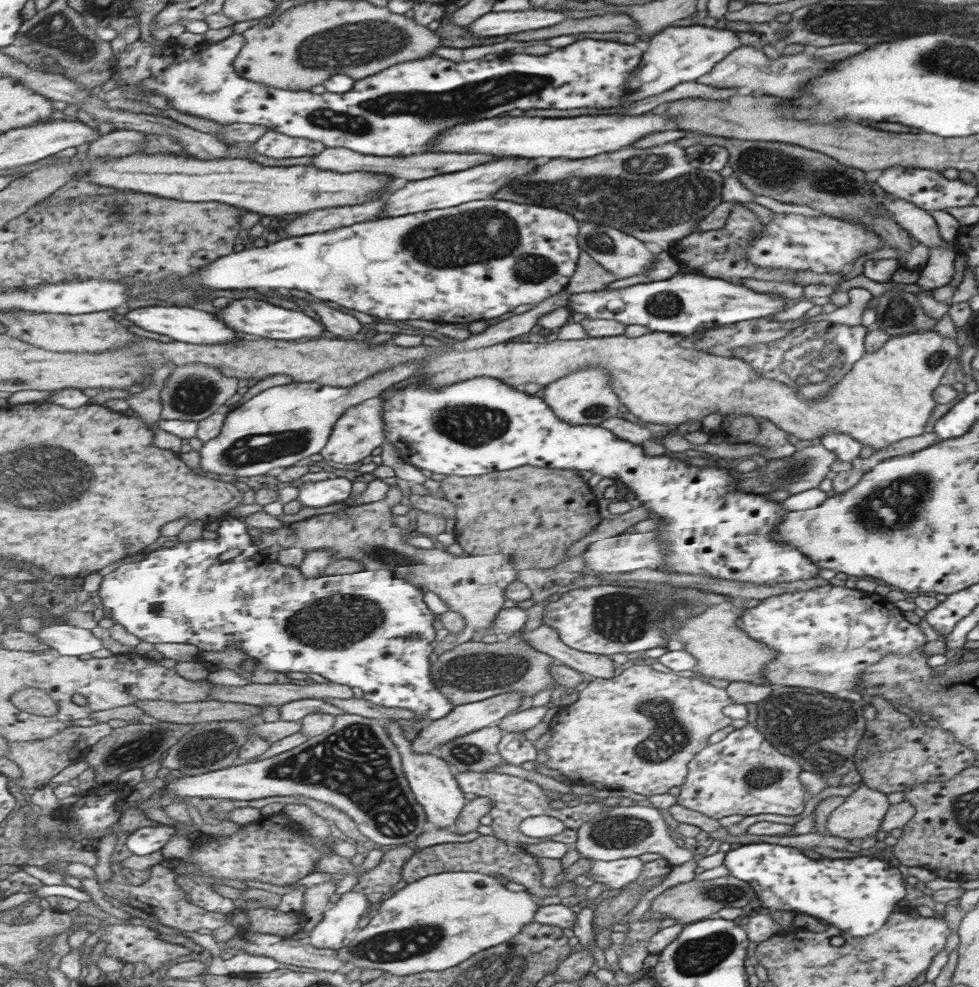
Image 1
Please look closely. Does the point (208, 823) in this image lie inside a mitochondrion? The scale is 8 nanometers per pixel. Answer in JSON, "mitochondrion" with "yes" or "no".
{"mitochondrion":"no"}

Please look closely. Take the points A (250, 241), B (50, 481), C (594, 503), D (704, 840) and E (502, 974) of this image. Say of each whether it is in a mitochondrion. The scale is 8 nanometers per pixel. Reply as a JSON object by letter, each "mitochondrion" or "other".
{"A":"other","B":"mitochondrion","C":"other","D":"other","E":"mitochondrion"}

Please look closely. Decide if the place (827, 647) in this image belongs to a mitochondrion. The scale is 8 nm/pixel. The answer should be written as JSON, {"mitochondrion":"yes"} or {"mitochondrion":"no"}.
{"mitochondrion":"yes"}

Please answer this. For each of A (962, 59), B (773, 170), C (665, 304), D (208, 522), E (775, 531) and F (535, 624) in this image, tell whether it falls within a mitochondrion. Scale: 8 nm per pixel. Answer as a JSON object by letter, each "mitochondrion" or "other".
{"A":"mitochondrion","B":"mitochondrion","C":"mitochondrion","D":"other","E":"other","F":"other"}

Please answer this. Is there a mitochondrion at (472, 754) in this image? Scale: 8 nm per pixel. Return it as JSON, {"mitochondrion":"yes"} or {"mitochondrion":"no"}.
{"mitochondrion":"yes"}

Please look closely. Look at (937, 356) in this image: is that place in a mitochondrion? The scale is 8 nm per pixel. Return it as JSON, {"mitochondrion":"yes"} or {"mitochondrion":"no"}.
{"mitochondrion":"yes"}

